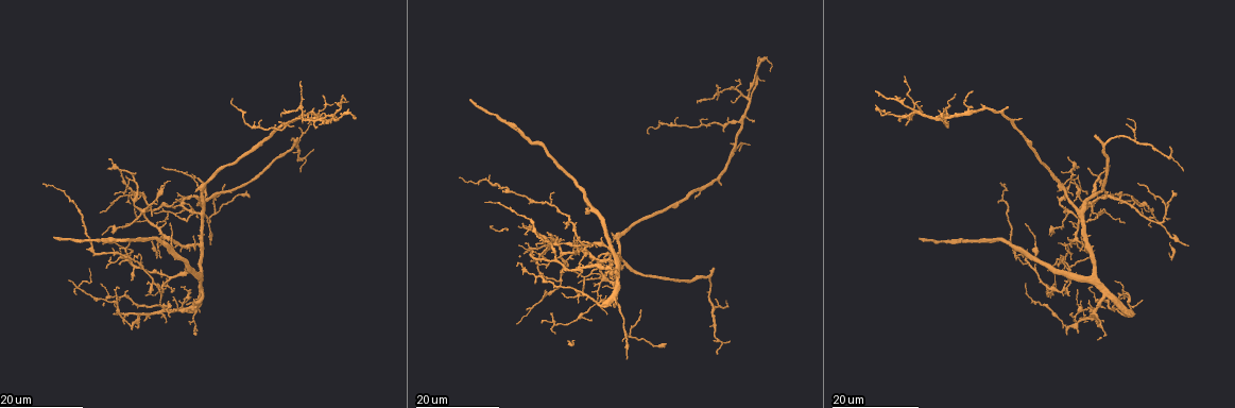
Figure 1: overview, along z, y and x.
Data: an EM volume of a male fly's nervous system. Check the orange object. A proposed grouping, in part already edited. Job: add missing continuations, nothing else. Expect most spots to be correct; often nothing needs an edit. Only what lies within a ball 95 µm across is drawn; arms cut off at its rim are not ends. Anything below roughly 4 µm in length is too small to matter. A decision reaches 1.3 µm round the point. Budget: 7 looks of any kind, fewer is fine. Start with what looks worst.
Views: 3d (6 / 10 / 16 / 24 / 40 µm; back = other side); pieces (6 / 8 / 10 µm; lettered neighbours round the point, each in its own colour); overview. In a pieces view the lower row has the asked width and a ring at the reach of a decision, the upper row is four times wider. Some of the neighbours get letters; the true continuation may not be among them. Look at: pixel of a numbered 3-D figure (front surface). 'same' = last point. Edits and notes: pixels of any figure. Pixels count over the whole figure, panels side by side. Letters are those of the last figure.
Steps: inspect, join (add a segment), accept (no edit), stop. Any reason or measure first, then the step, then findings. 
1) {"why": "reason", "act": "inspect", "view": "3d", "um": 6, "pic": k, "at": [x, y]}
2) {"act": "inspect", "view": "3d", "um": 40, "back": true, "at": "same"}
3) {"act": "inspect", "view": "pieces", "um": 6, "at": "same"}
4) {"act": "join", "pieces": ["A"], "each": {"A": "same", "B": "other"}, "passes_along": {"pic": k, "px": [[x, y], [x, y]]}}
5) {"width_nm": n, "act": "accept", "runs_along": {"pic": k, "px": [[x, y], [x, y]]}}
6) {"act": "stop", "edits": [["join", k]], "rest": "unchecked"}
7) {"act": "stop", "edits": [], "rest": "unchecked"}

{"why": "branch stops here", "act": "inspect", "view": "3d", "um": 16, "pic": 1, "at": [1008, 107]}

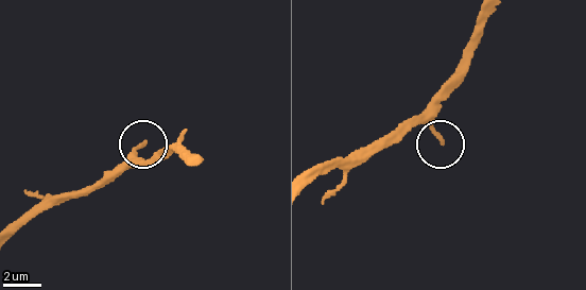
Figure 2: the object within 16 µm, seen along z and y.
{"act": "inspect", "view": "pieces", "um": 6, "pic": 2, "at": [442, 142]}

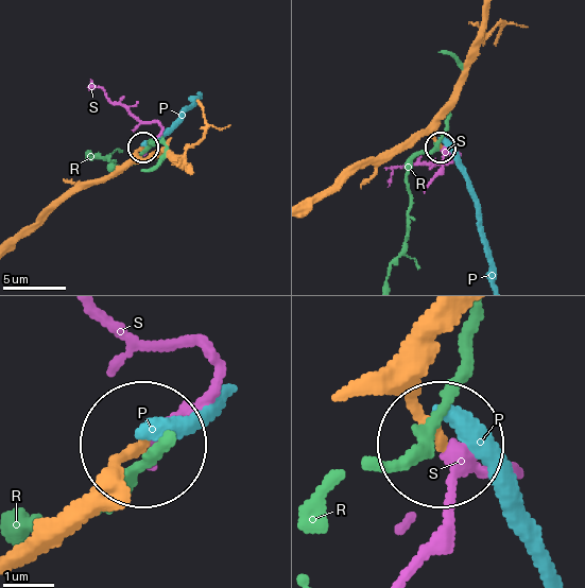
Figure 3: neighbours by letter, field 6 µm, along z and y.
{"act": "join", "pieces": ["S"], "each": {"P": "other", "R": "other", "S": "same"}, "passes_along": {"pic": 3, "px": [[113, 177], [156, 137], [159, 127], [112, 102], [90, 81]]}, "found": "the cell continues"}

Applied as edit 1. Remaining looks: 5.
{"why": "see it whole again", "act": "inspect", "view": "overview"}

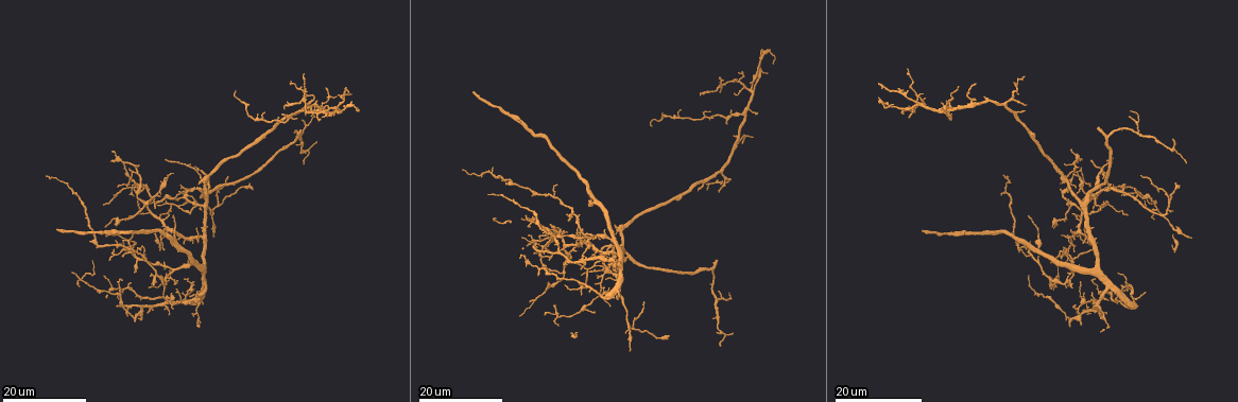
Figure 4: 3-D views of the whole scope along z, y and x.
{"why": "an open end", "act": "inspect", "view": "3d", "um": 24, "pic": 4, "at": [1025, 111]}

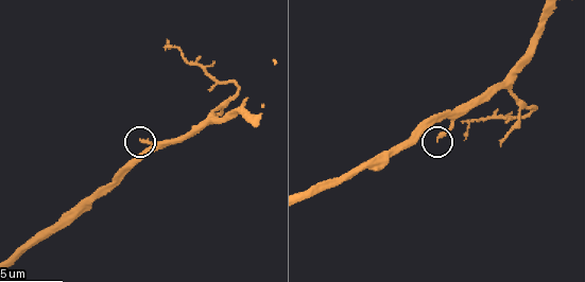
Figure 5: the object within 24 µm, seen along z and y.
{"act": "inspect", "view": "pieces", "um": 8, "pic": 5, "at": [143, 138]}

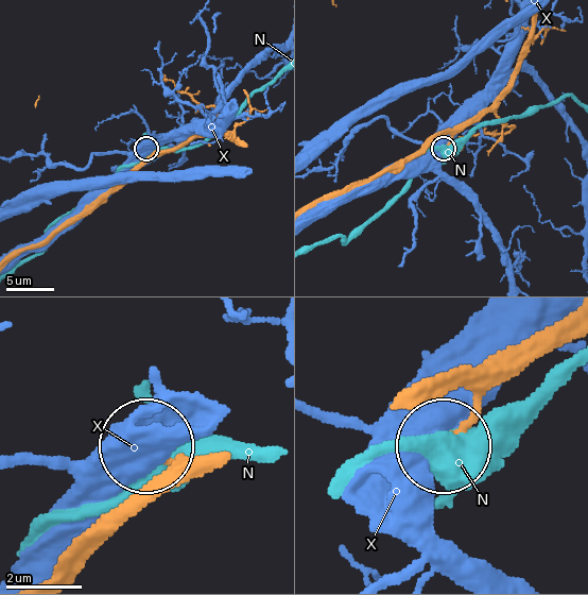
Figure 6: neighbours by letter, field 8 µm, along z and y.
{"act": "accept", "each": {"N": "other", "X": "other"}, "found": "none of them fits"}

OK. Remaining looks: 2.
{"why": "an open end", "act": "inspect", "view": "3d", "um": 16, "pic": 4, "at": [1099, 127]}

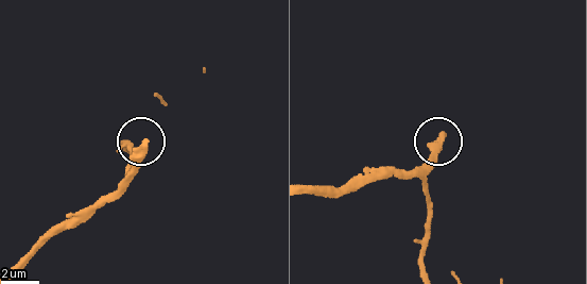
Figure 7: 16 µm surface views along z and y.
{"act": "inspect", "view": "pieces", "um": 10, "pic": 7, "at": [443, 136]}

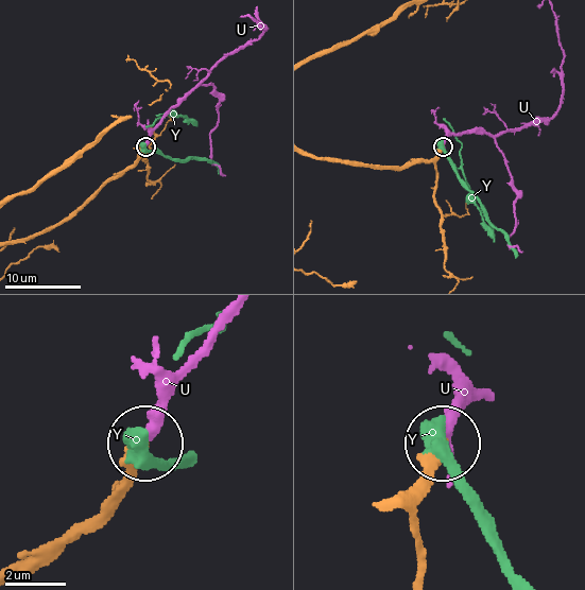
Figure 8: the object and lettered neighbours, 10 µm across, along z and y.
{"act": "join", "pieces": ["U"], "each": {"U": "same", "Y": "other"}, "passes_along": {"pic": 8, "px": [[429, 161], [449, 136], [471, 132], [497, 136], [546, 121]]}, "found": "the cell continues"}

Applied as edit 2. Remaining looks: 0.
{"act": "stop", "edits": [["join", 3], ["join", 8]], "rest": "unchecked"}

